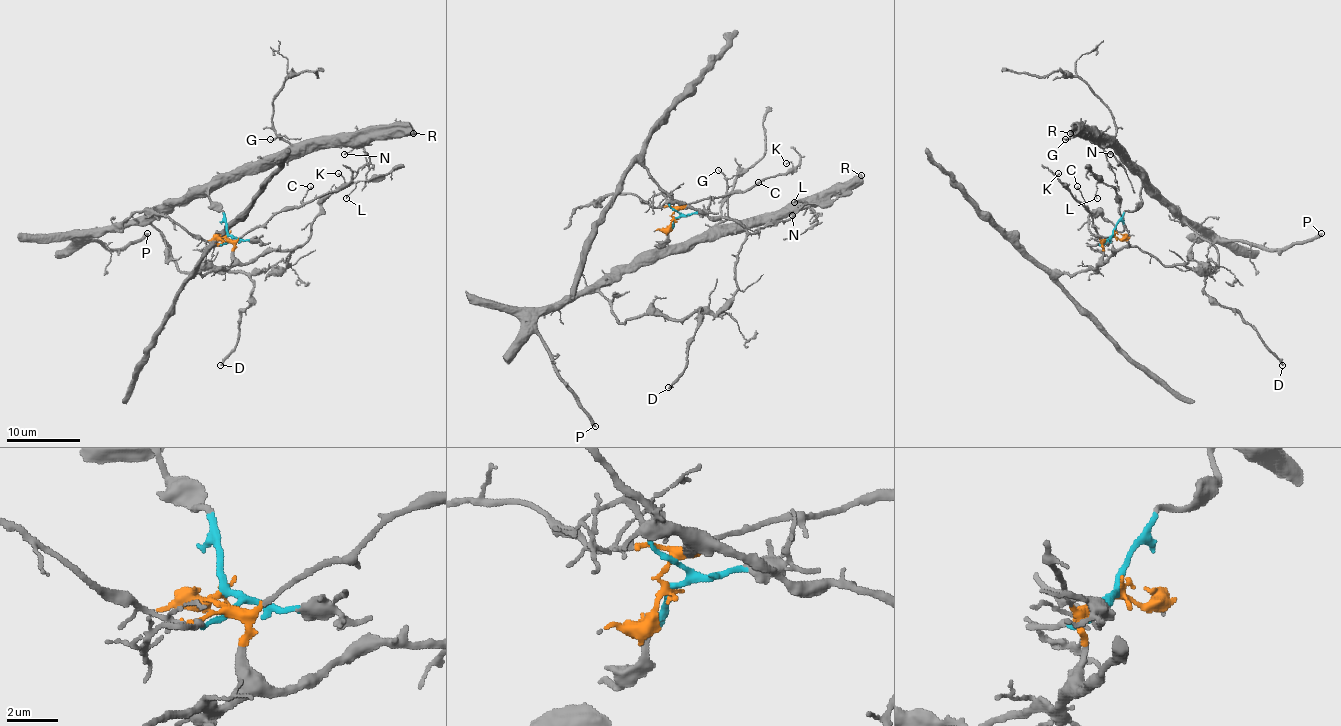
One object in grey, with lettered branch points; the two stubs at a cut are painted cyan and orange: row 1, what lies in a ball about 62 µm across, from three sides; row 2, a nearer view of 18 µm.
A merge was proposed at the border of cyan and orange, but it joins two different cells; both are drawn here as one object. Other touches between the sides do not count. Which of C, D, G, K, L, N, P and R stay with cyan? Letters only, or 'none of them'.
D, G, N, P, R

